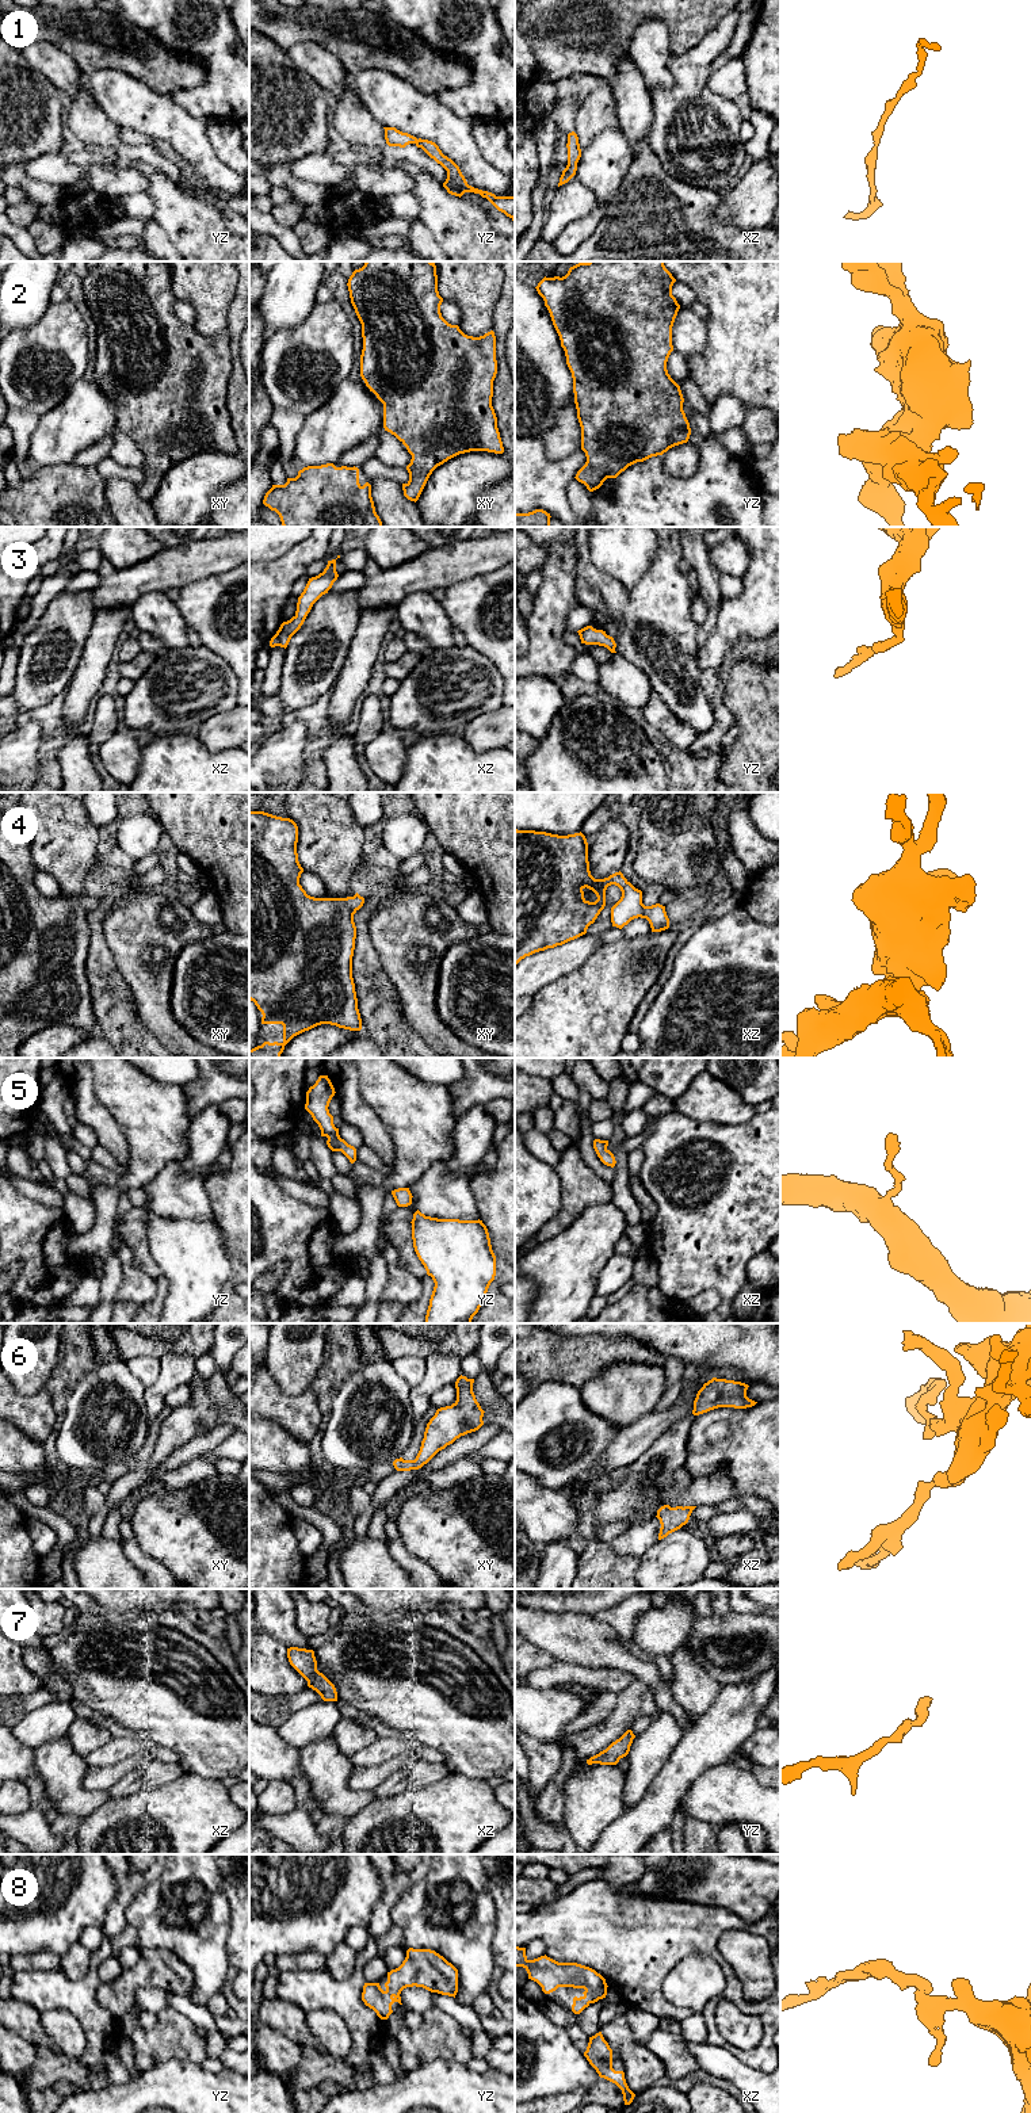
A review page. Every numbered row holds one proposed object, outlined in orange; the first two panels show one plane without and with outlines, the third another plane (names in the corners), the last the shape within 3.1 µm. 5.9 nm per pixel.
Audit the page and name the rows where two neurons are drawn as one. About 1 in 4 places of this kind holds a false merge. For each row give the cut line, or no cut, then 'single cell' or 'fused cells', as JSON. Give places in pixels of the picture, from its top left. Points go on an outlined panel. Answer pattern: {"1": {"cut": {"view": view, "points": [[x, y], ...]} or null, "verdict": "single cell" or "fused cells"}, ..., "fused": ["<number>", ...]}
{"1": {"cut": null, "verdict": "single cell"}, "2": {"cut": null, "verdict": "single cell"}, "3": {"cut": null, "verdict": "single cell"}, "4": {"cut": null, "verdict": "single cell"}, "5": {"cut": null, "verdict": "single cell"}, "6": {"cut": null, "verdict": "single cell"}, "7": {"cut": null, "verdict": "single cell"}, "8": {"cut": null, "verdict": "single cell"}, "fused": []}

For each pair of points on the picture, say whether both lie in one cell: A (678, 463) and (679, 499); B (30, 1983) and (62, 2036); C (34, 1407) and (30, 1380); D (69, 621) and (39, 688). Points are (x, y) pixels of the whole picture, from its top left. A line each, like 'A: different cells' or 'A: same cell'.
A: different cells
B: different cells
C: different cells
D: same cell

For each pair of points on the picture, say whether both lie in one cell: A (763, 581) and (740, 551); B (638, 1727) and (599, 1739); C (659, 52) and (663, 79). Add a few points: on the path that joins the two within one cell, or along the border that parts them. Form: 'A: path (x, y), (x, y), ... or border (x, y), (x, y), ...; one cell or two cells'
A: border (745, 541), (752, 549), (752, 561), (740, 580); two cells
B: border (649, 1715), (641, 1715), (629, 1729); two cells
C: path (659, 58), (659, 72); one cell

